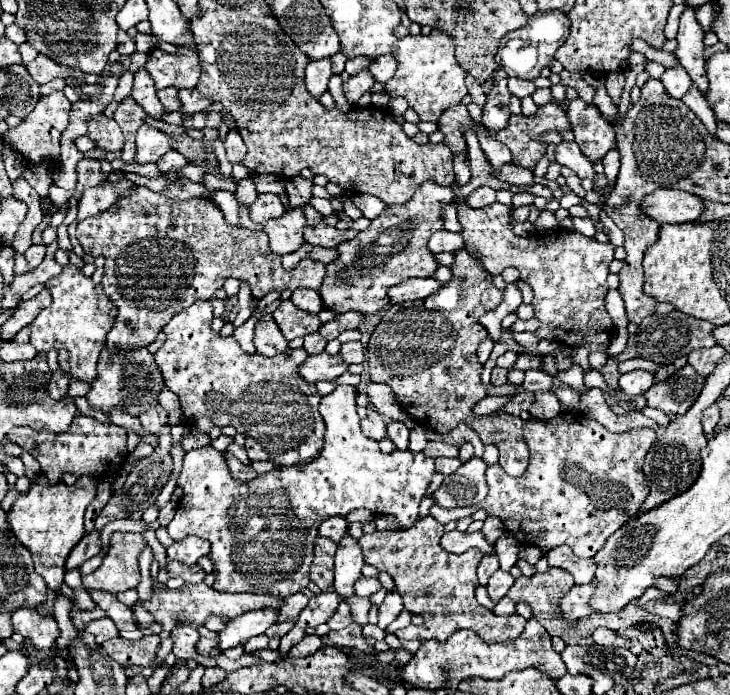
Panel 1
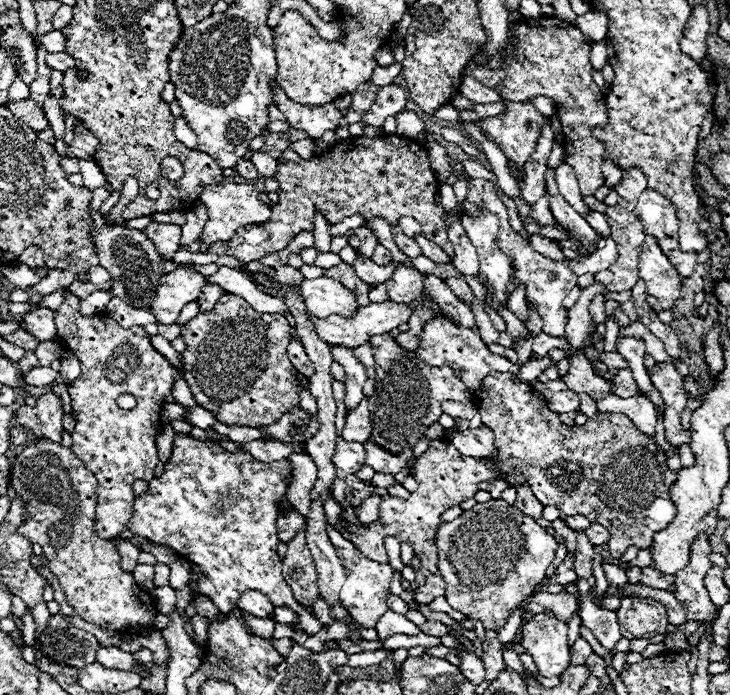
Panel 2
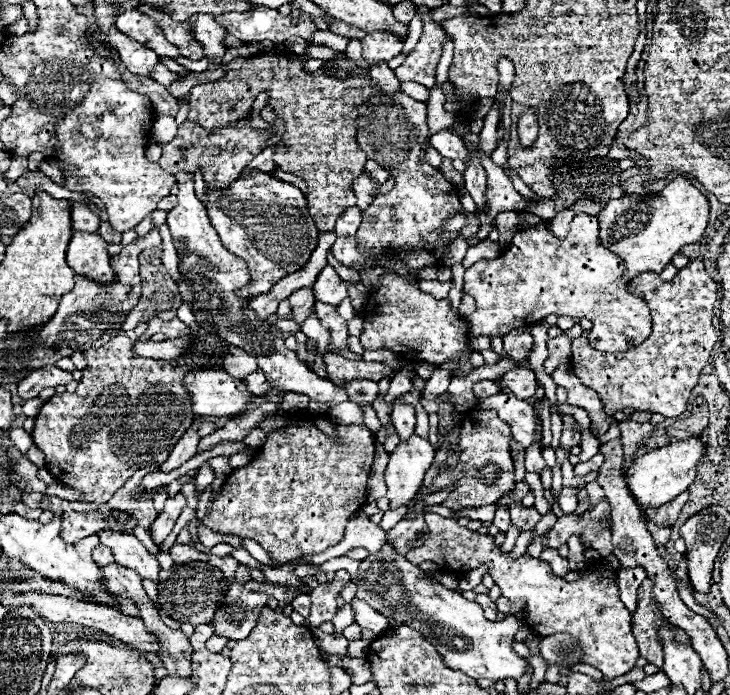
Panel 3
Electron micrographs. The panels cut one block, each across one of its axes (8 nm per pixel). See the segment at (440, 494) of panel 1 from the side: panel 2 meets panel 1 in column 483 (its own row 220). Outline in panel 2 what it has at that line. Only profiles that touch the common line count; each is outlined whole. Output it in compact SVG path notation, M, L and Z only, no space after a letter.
M484 206L480 208L480 214L476 218L462 214L460 224L466 230L468 240L474 244L480 260L480 274L492 284L496 290L496 298L500 302L506 302L504 288L510 280L510 260L508 256L498 248L498 230L500 222L498 216L488 212Z

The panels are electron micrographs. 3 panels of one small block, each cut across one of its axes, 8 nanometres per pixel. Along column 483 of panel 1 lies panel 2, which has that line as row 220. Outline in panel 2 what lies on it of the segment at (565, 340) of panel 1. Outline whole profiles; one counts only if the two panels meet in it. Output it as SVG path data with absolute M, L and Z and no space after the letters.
M210 184L204 188L200 200L208 210L208 222L200 236L200 242L204 242L204 250L208 250L218 240L230 240L236 234L238 226L260 224L270 218L270 208L258 200L258 190L252 184Z

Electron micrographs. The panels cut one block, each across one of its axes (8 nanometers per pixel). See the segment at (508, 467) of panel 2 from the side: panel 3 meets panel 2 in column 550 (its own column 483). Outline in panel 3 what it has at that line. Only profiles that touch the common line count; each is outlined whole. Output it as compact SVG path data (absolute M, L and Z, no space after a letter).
M471 410L464 416L460 432L460 464L458 468L447 468L434 478L436 492L456 483L454 492L442 502L446 508L478 508L494 504L514 490L514 466L510 458L512 434L508 423L498 417L495 410Z

